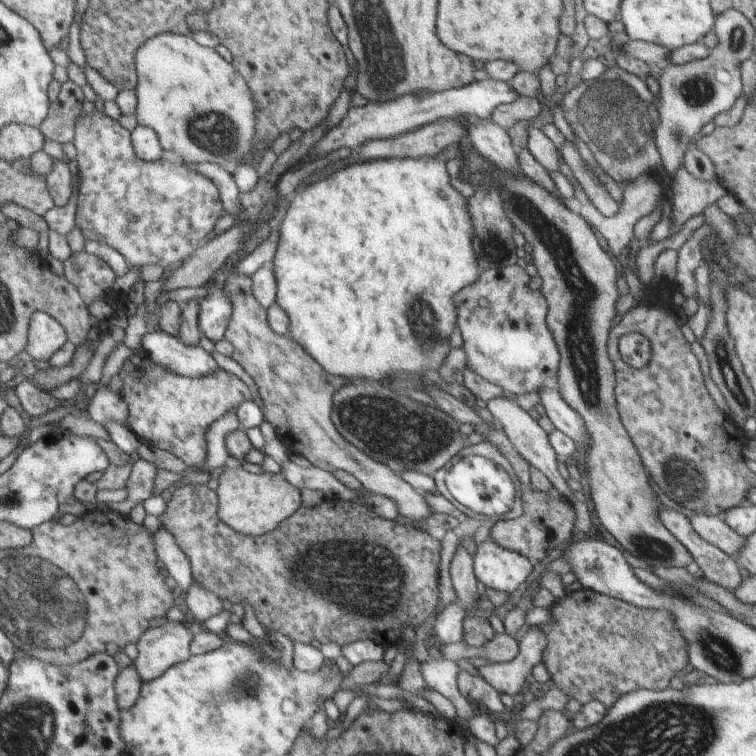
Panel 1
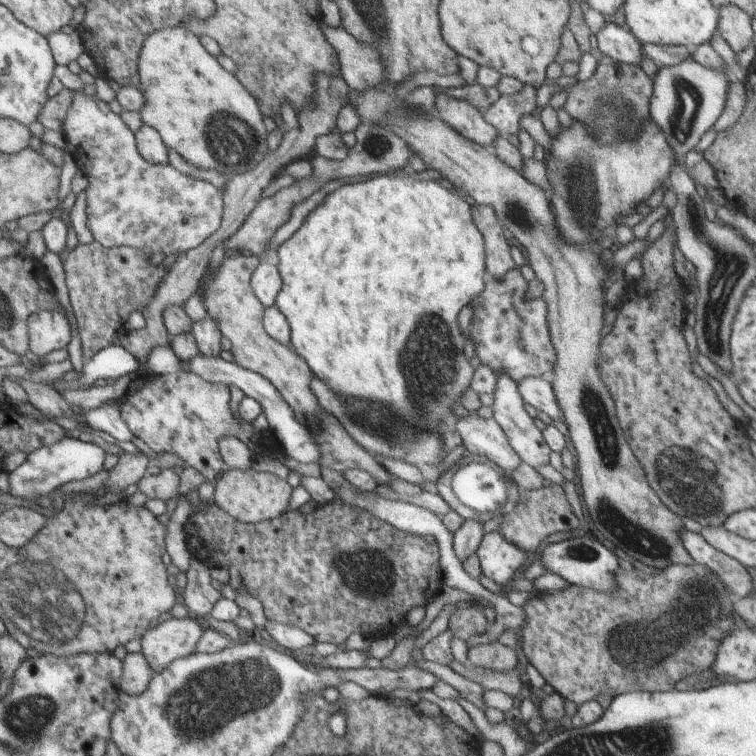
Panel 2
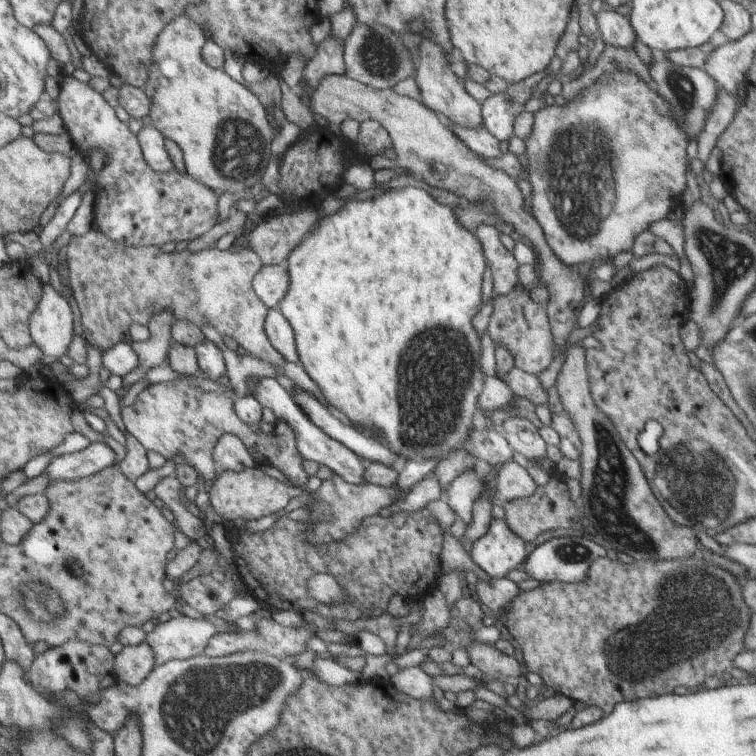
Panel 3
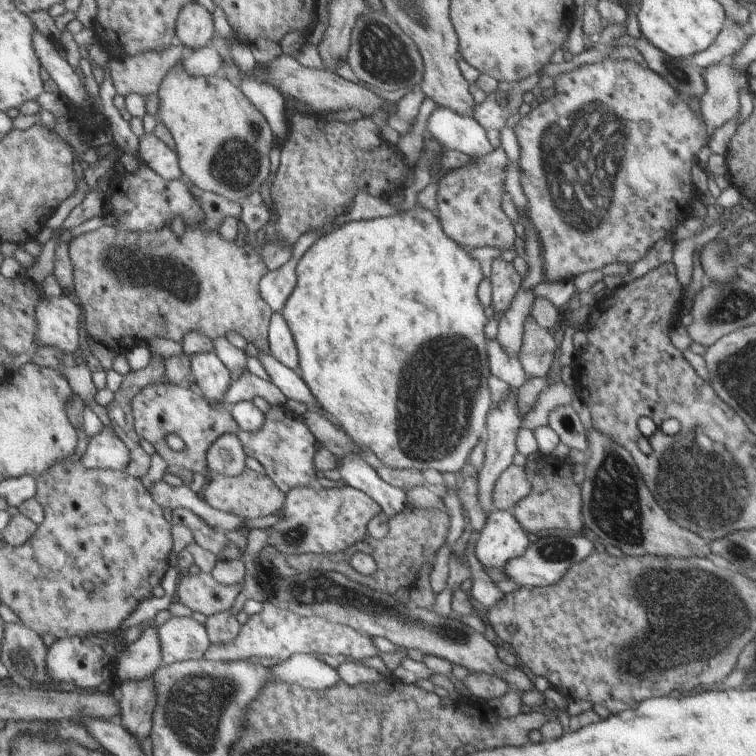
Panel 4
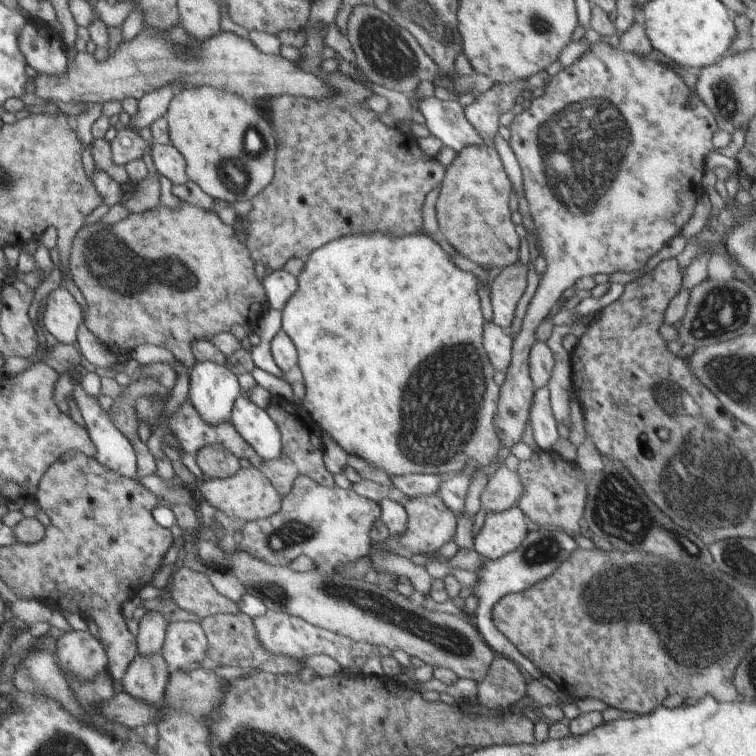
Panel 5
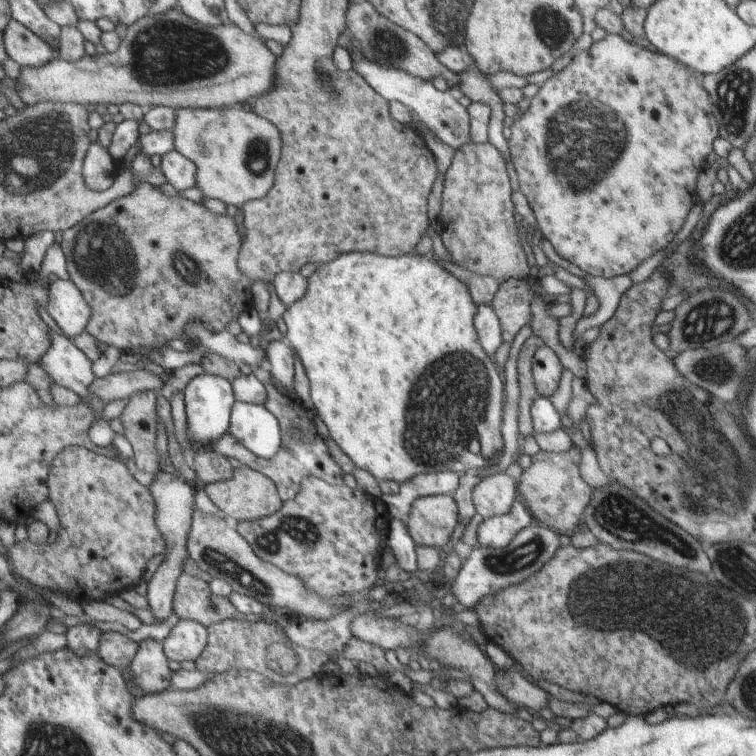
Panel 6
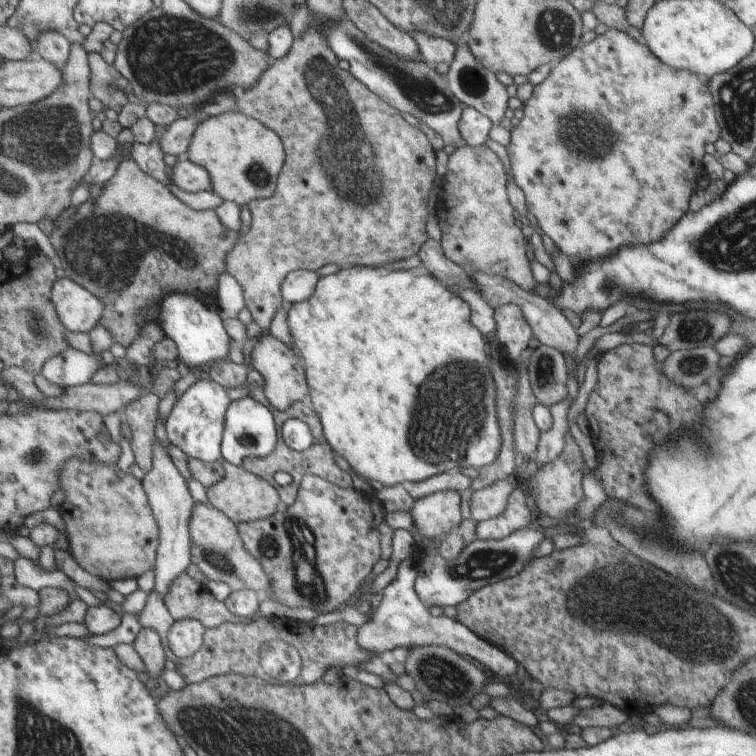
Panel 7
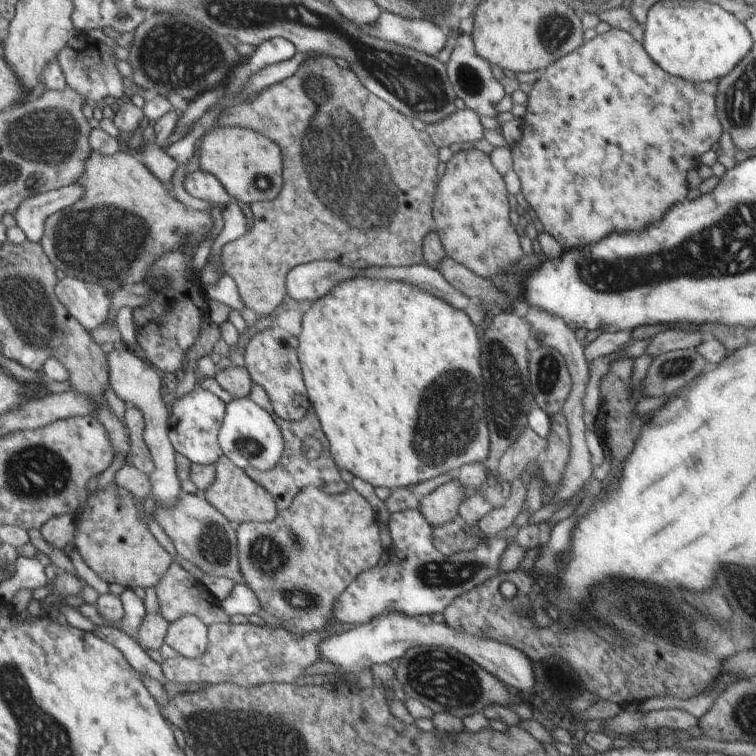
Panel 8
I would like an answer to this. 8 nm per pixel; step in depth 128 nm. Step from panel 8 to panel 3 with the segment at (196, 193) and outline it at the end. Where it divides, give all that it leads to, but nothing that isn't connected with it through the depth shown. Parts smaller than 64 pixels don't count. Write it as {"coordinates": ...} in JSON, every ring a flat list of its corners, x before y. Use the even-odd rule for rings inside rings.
{"coordinates":[[142,127,138,133,138,142,144,154,145,161,153,167,154,172,176,171,174,164,166,150,165,136,154,127]]}

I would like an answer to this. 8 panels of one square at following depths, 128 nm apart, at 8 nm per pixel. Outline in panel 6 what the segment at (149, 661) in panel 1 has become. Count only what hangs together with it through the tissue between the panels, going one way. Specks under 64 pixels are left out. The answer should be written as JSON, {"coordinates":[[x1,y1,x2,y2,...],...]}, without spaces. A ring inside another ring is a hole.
{"coordinates":[[180,619,163,640,168,660,190,662,196,660,207,642,207,627,192,619]]}

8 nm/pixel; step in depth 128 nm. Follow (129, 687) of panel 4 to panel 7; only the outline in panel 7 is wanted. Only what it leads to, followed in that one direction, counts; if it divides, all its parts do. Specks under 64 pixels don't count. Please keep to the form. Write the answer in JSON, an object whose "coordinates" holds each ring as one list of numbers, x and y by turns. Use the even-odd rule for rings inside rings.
{"coordinates":[[142,627,132,645,140,655,142,662,144,662,144,666,146,666,146,677,160,680,160,674,164,672,166,659,160,634,152,628]]}

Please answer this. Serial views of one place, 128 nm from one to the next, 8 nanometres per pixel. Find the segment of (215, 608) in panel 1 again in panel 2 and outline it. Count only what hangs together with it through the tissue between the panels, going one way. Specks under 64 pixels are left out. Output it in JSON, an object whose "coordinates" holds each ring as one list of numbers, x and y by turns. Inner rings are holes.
{"coordinates":[[192,554,185,573,184,602,191,616,201,620,210,614,214,605,221,599,221,592,212,586,208,572,211,565]]}

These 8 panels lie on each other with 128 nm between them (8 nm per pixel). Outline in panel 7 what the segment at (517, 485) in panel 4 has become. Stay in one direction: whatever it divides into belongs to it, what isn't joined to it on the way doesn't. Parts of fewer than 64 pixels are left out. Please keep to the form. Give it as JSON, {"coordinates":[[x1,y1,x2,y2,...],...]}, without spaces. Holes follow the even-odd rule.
{"coordinates":[[509,479,497,480,491,485,480,483,470,498,470,518,478,523,504,512,514,483]]}

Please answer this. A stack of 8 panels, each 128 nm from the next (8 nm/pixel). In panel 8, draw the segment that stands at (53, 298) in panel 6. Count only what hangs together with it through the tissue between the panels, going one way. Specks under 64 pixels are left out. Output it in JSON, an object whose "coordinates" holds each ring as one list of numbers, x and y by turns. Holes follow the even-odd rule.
{"coordinates":[[66,276,57,285,57,296,89,333,106,322,113,296,98,284]]}

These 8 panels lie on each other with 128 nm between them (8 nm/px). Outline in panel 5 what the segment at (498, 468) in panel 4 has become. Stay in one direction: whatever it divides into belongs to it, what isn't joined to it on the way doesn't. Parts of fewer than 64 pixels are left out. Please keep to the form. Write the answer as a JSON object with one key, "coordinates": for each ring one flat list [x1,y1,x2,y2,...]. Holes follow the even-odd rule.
{"coordinates":[[605,42,592,43,590,44,589,52,584,53,578,61,568,67,564,67,556,75,550,77,550,81,544,86,544,94,526,103,524,111,515,115,509,126,510,140,508,140,508,144,515,152,517,161,522,169,524,198,528,202,528,208,538,230,536,236,541,244,542,256,546,259,546,272,544,272,544,276,541,276,536,292,532,296,522,322,522,328,520,328,520,332,513,340,512,360,510,360,510,366,508,366,508,370,505,373,505,381,499,387,500,398,498,399,498,410,496,410,496,416,494,416,494,426,496,426,496,434,498,434,500,444,503,447,503,455,500,460,510,453,510,449,514,444,521,440,522,432,526,428,526,421,529,420,529,410,534,399,535,388,530,378,528,362,529,350,535,343,536,336,534,336,534,333,536,328,560,306,563,301,562,293,568,287,575,287,575,282,578,278,594,276,598,273,611,275,614,272,640,270,674,236,678,236,684,225,692,217,698,198,705,192,702,186,702,176,706,172,705,158,709,152,715,149,714,145,712,145,712,138,718,130,716,118,704,104,702,98,698,94,695,95,686,86,684,79,674,72,671,67,658,62,652,56,624,52,617,46,614,47]]}

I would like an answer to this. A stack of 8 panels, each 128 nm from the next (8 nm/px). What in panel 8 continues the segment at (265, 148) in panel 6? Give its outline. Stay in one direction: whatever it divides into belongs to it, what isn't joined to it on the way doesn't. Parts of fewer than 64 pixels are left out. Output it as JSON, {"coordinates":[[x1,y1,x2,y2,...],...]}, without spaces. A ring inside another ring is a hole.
{"coordinates":[[233,125,210,128,200,140,199,171,212,174,236,202,253,203,275,200,283,189,282,150,265,135]]}

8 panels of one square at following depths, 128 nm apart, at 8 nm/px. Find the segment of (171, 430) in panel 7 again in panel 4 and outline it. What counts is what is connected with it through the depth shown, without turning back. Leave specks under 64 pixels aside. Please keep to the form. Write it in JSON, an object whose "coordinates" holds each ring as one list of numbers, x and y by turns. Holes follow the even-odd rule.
{"coordinates":[[214,350,195,354,190,360,191,379,196,382,195,390,210,404,222,403,224,392,232,384,231,372,224,366]]}

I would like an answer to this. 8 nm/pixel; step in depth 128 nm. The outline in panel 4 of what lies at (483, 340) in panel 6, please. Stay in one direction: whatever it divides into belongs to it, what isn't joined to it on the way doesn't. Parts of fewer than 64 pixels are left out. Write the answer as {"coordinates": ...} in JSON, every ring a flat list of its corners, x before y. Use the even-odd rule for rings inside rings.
{"coordinates":[[496,339,487,340,487,361,491,374,504,380,512,390,519,389,528,379,519,356,510,356]]}

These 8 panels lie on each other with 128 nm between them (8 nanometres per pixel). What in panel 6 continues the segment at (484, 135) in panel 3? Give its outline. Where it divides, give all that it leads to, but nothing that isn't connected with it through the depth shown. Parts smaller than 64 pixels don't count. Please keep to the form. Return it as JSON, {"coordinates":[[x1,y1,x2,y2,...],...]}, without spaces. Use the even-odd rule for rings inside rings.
{"coordinates":[[357,43,352,45,352,48,347,51,352,58,354,72,360,74,362,80,366,80,380,96,383,96,388,102,402,102,426,124,435,136,440,138,444,144,452,146,453,149,458,149,460,146,471,142,468,109,460,104,455,91,452,89,440,91,435,88,431,81,422,80,422,78,412,76,412,74,408,74,404,70,398,70,398,68,384,68,378,62,370,62,370,60,366,60,366,56,362,54,362,50]]}

